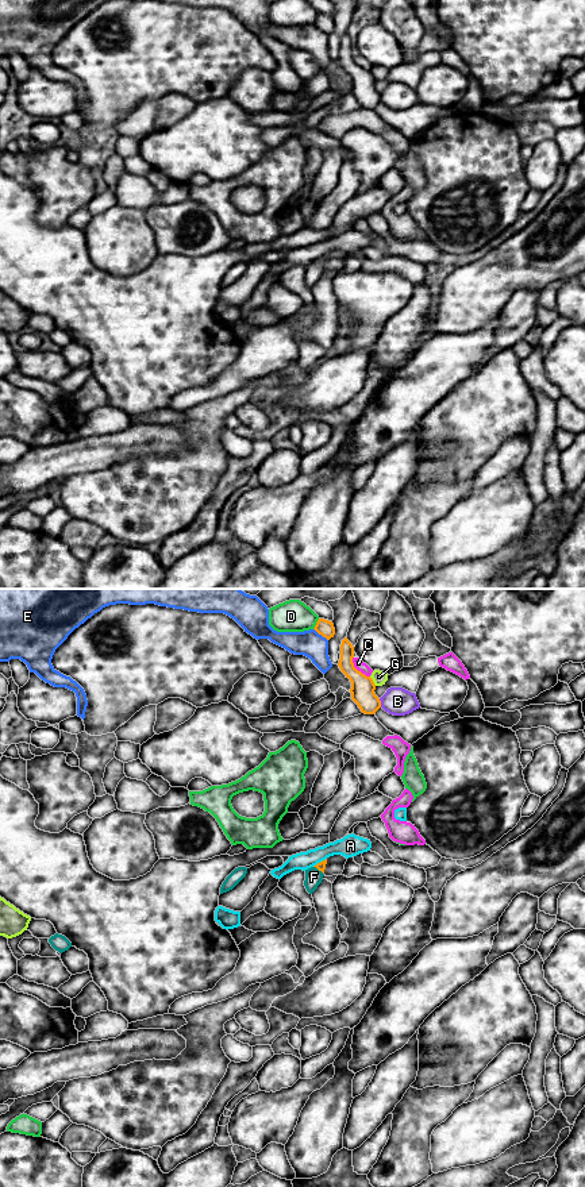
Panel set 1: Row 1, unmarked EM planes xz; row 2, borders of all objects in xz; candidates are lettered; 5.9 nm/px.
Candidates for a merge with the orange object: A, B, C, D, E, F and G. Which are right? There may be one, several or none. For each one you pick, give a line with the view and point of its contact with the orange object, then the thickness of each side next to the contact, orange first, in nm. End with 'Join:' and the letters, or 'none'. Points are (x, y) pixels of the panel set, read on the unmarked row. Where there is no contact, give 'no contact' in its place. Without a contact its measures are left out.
Join: none

